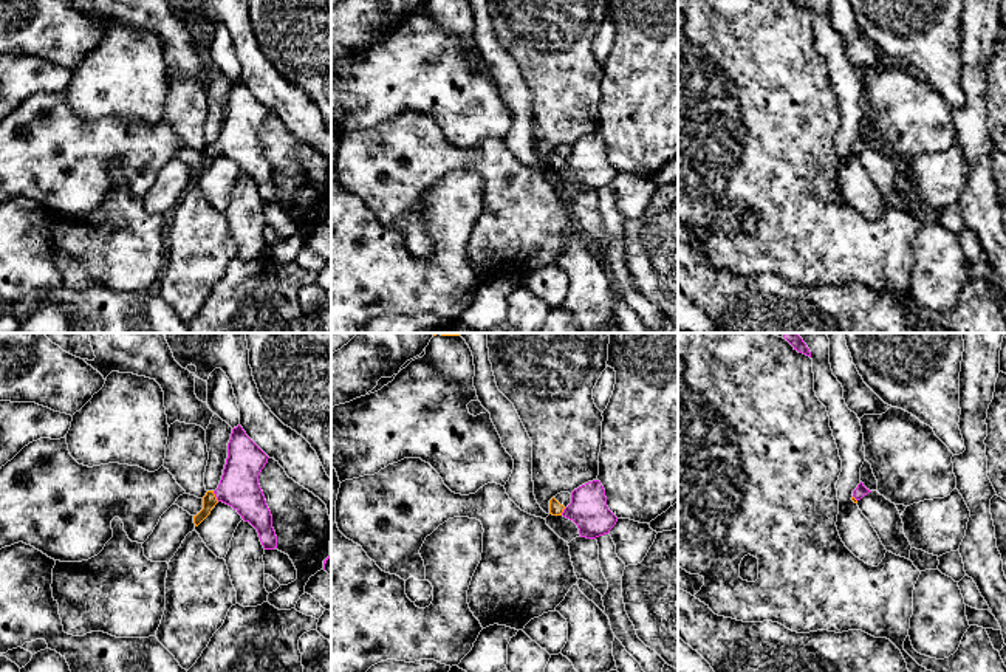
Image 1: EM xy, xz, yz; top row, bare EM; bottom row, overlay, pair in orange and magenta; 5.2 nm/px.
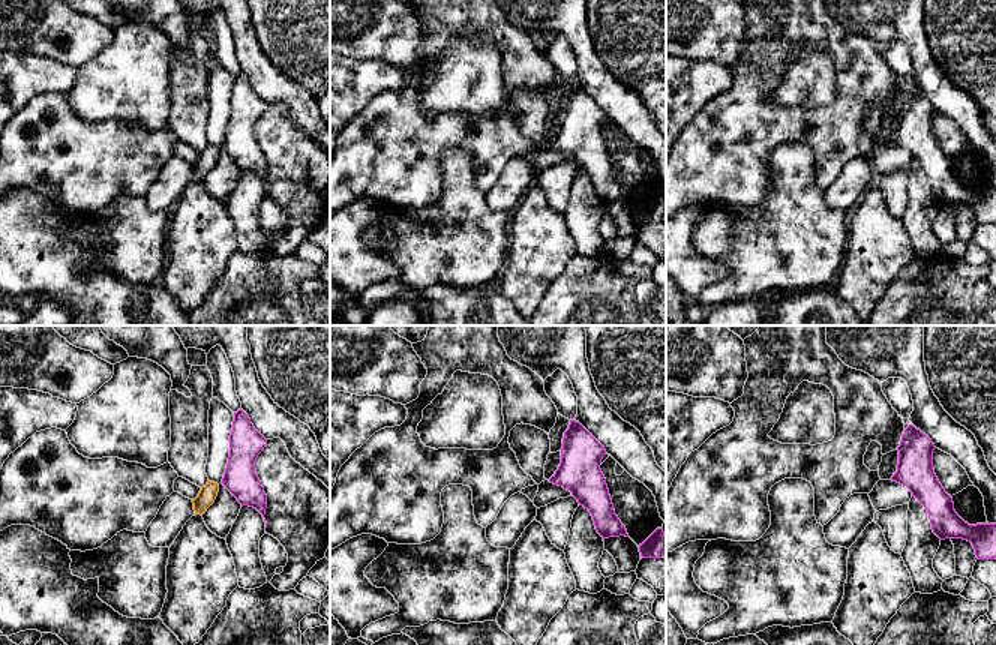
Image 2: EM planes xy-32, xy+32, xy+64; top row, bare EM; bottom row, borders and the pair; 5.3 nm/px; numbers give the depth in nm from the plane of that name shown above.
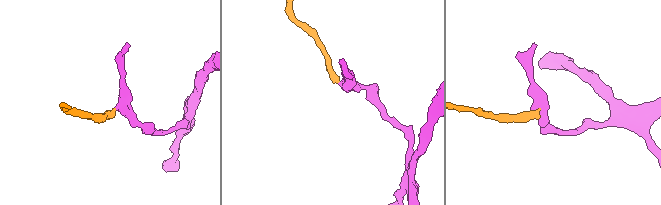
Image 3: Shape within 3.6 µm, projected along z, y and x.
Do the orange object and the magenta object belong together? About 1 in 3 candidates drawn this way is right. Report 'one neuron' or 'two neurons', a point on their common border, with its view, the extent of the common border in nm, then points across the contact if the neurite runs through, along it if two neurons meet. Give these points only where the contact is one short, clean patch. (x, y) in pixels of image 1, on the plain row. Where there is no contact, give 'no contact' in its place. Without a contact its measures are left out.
one neuron; meets orange in xy at (214, 149); contact 70 nm long; runs through xy (209, 154), (214, 149), (239, 140)

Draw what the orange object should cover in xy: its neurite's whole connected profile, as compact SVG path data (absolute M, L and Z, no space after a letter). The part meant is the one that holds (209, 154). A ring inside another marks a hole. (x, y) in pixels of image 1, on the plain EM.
M240 77L234 81L228 96L228 111L220 138L203 150L203 163L193 169L195 180L210 167L218 155L223 155L257 183L265 203L277 201L272 169L258 138L258 129L268 111Z

